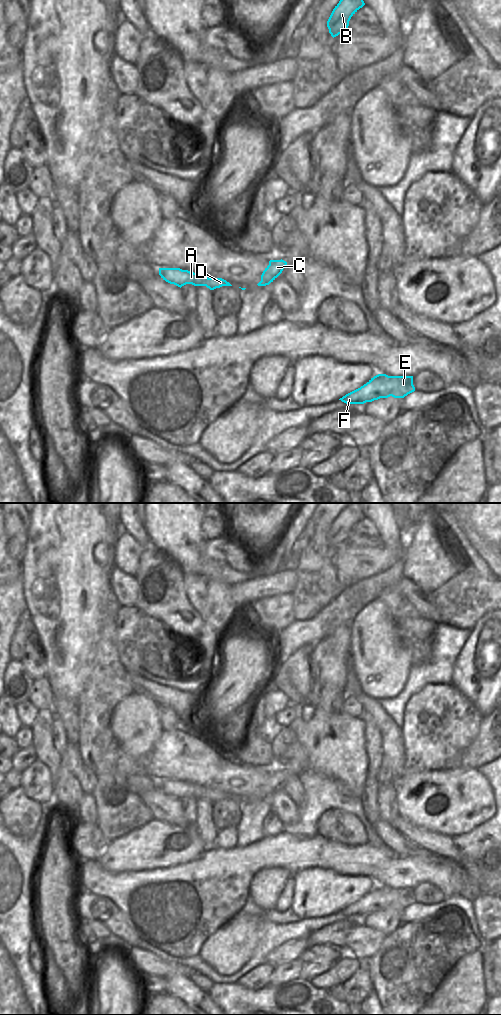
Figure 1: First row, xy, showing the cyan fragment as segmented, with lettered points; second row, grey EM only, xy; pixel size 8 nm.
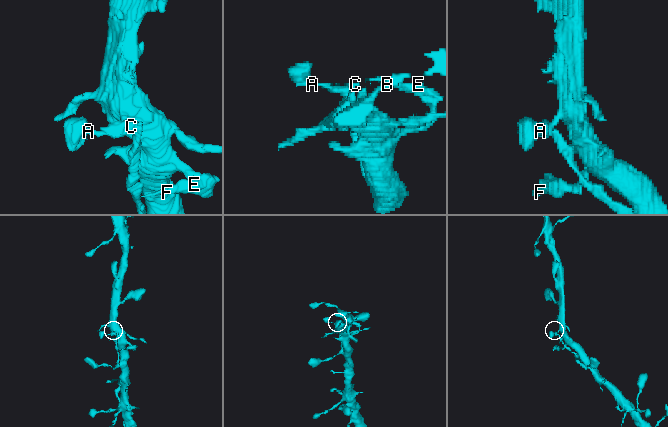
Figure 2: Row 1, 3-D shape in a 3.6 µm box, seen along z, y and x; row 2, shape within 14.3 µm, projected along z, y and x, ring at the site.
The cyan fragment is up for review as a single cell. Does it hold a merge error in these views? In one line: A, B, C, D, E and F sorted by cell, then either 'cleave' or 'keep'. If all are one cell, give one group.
A B C D E F | keep

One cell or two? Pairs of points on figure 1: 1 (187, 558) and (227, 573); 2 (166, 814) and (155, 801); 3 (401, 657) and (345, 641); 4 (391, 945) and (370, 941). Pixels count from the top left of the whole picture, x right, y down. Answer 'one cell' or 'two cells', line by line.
1: two cells
2: one cell
3: two cells
4: two cells

